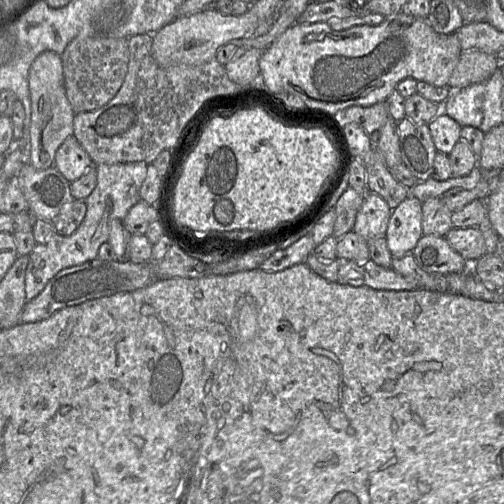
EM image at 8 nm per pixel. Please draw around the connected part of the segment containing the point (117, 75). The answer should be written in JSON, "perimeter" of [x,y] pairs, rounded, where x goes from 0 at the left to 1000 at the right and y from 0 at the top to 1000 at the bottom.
{"perimeter":[[[151,73],[121,107],[127,171],[147,224],[187,220],[238,177],[254,135],[254,75]]]}

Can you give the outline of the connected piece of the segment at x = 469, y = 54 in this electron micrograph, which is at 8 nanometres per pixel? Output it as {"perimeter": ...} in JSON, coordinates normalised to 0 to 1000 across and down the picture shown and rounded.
{"perimeter":[[[948,99],[919,103],[889,163],[895,181],[968,159],[992,133],[984,109]]]}

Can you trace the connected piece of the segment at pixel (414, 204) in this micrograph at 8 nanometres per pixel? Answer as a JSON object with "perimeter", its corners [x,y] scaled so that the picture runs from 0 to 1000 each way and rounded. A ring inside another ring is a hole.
{"perimeter":[[[812,387],[778,415],[764,462],[770,494],[780,510],[815,504],[837,468],[837,399]]]}

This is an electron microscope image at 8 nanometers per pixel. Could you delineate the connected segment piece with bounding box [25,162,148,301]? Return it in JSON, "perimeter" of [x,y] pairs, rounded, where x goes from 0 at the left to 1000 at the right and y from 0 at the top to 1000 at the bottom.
{"perimeter":[[[266,321],[185,329],[190,333],[192,365],[167,397],[171,425],[163,442],[137,468],[125,468],[107,458],[87,482],[71,484],[58,504],[58,520],[50,542],[54,597],[69,591],[91,563],[125,534],[194,514],[198,486],[214,480],[218,438],[222,435],[244,438],[262,409],[278,397],[278,373],[290,351],[292,323]]]}

